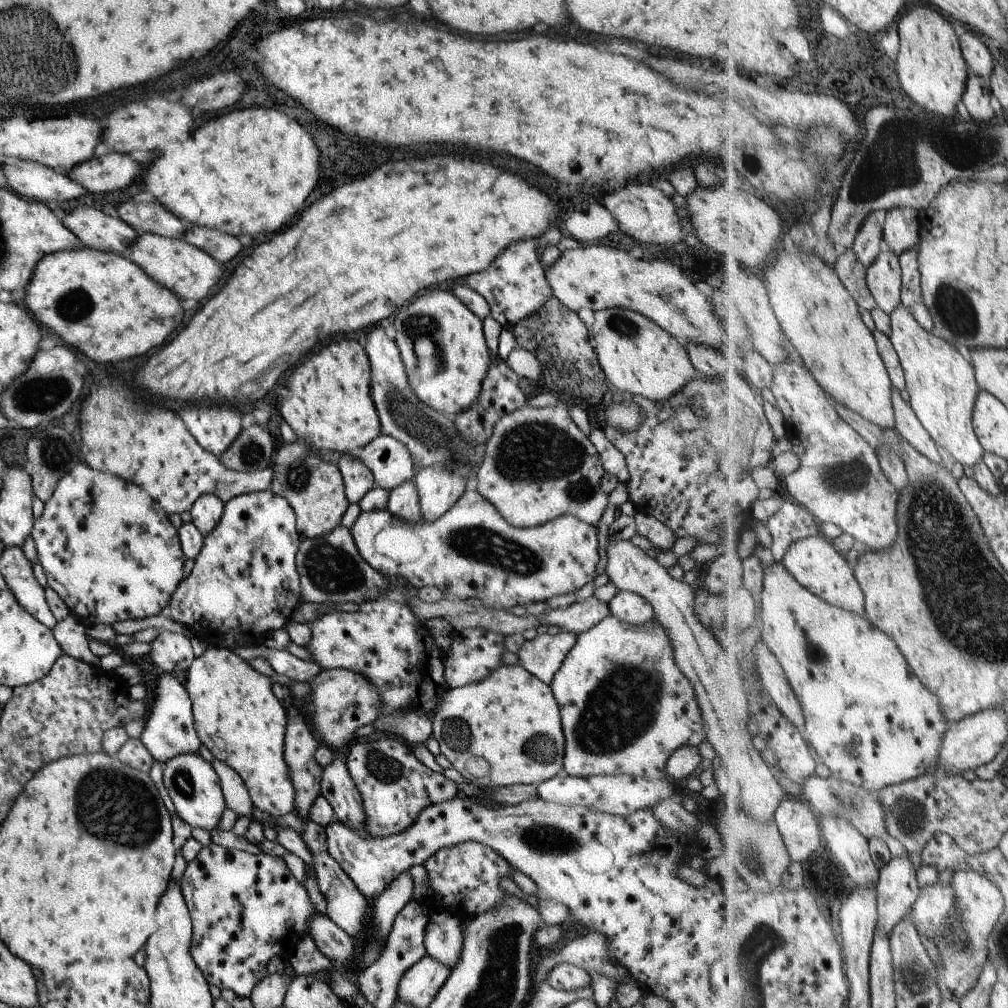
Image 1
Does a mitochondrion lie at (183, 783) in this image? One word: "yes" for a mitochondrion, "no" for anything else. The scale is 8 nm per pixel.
yes

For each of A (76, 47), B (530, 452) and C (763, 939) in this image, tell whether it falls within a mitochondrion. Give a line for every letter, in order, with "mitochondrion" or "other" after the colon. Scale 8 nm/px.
A: mitochondrion
B: mitochondrion
C: mitochondrion

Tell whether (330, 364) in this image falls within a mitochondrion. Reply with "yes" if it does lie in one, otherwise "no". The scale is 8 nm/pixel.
no

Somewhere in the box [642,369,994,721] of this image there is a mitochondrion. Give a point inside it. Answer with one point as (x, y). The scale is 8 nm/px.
(852, 475)

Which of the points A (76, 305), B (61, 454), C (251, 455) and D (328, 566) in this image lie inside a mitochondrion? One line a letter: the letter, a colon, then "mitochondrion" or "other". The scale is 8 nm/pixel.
A: mitochondrion
B: mitochondrion
C: mitochondrion
D: mitochondrion

